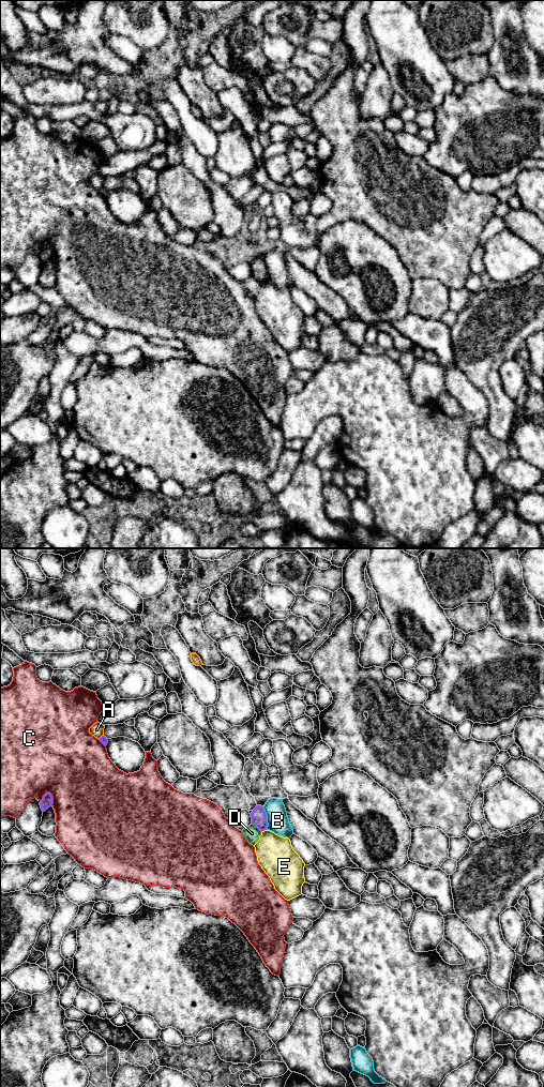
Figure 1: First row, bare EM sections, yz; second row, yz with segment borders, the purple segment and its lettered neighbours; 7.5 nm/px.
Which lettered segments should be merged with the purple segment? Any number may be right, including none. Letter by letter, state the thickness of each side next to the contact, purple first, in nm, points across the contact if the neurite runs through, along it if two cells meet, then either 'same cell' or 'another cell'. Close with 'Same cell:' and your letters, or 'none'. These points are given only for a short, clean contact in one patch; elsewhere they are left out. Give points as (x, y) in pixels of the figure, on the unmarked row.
A: 60 nm thick on the purple side, 100 nm on the other; another cell
B: 110 nm thick on the purple side, 160 nm on the other; border along yz (262, 258), (266, 265), (267, 281); another cell
C: 90 nm thick on the purple side, 500 nm on the other; another cell
D: 110 nm thick on the purple side, 120 nm on the other; border along yz (252, 274), (260, 283); another cell
E: 110 nm thick on the purple side, 280 nm on the other; another cell
Same cell: none

